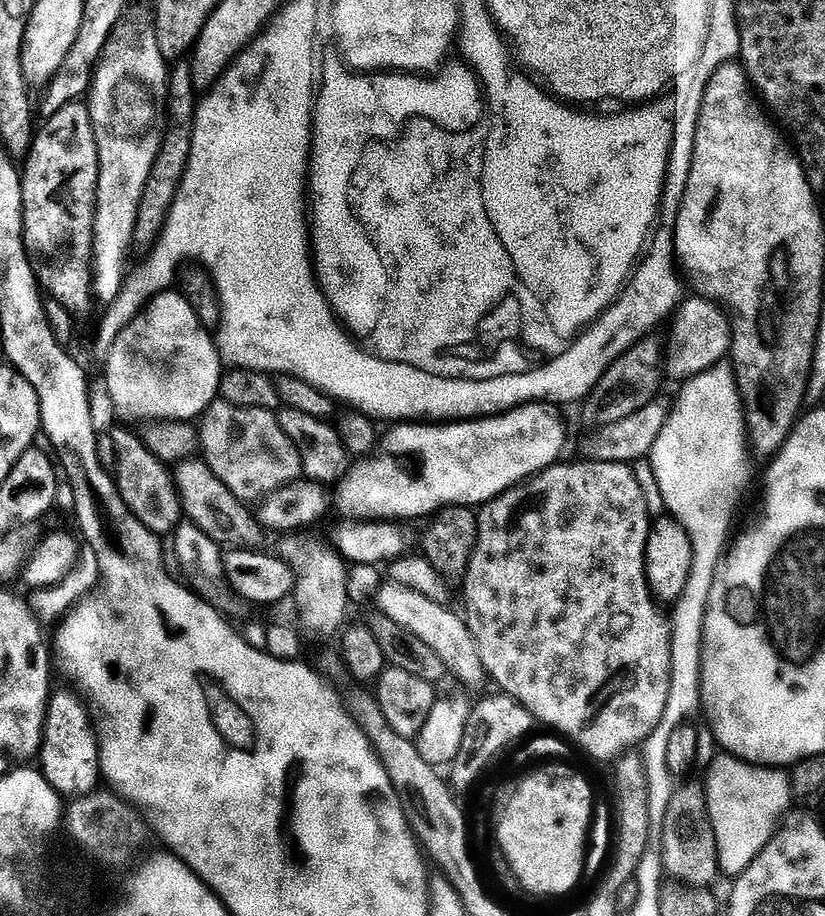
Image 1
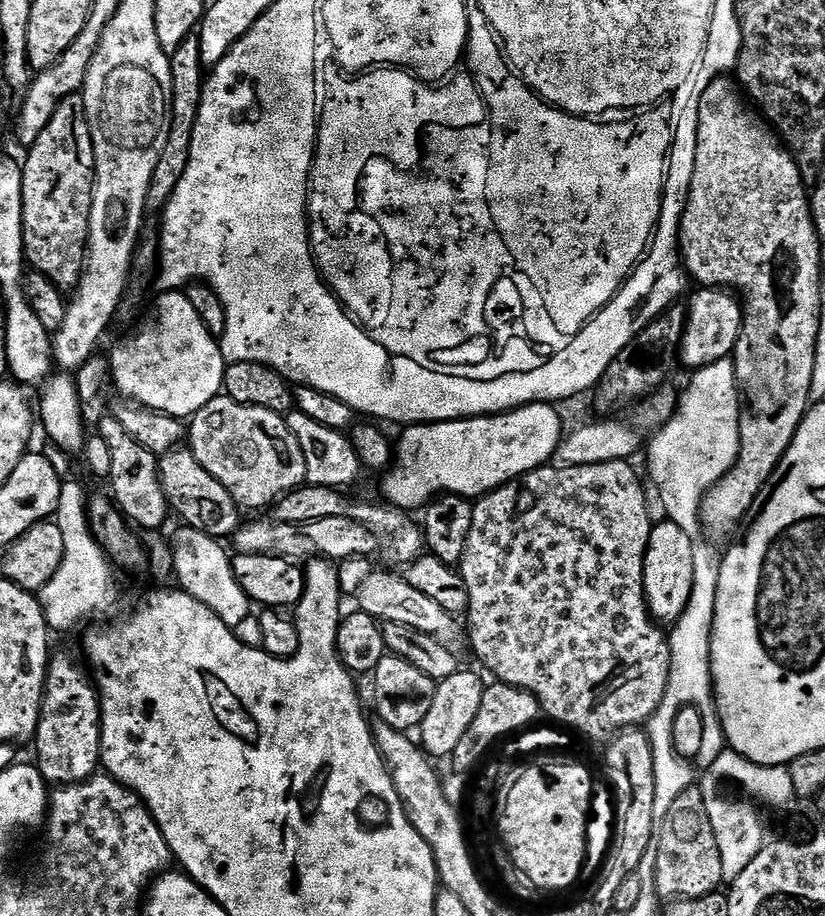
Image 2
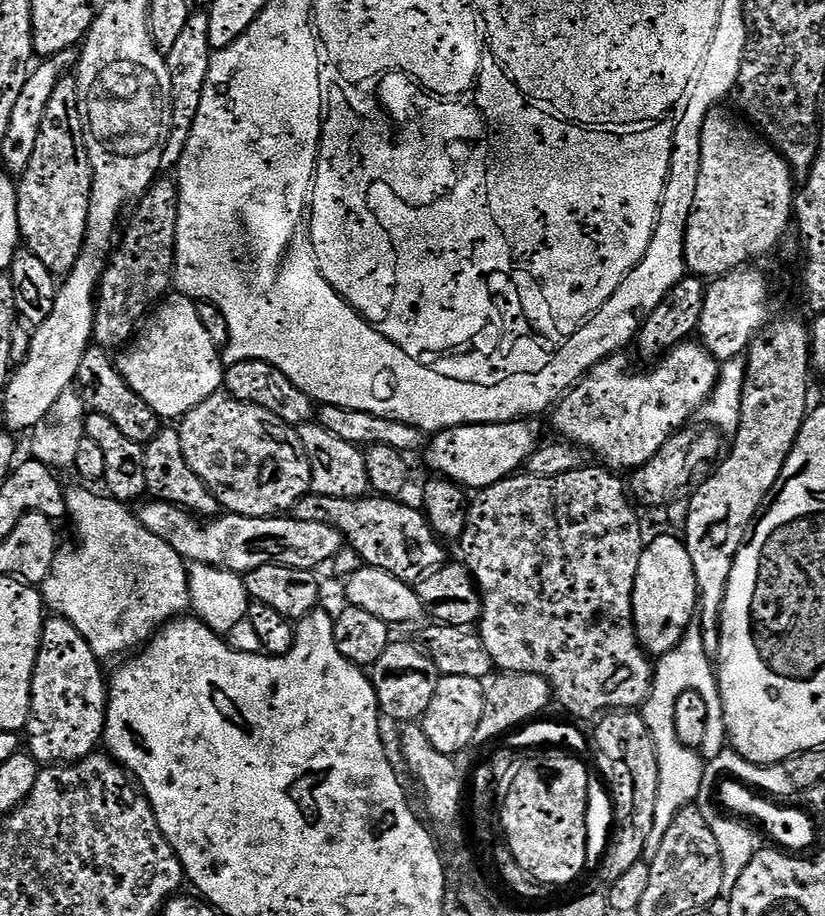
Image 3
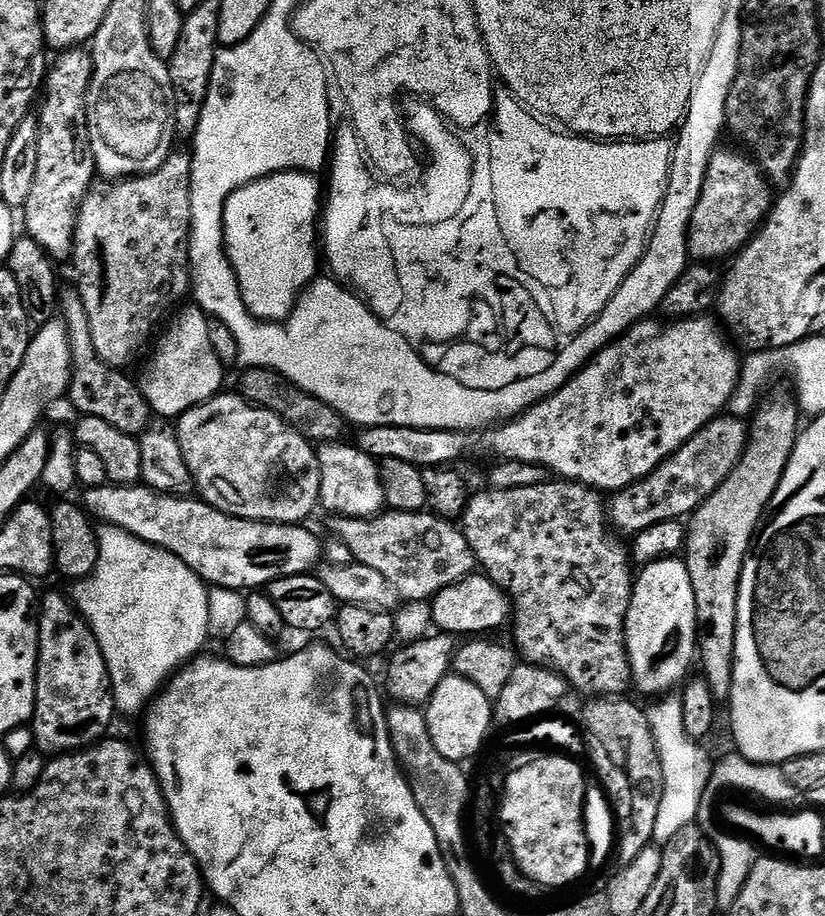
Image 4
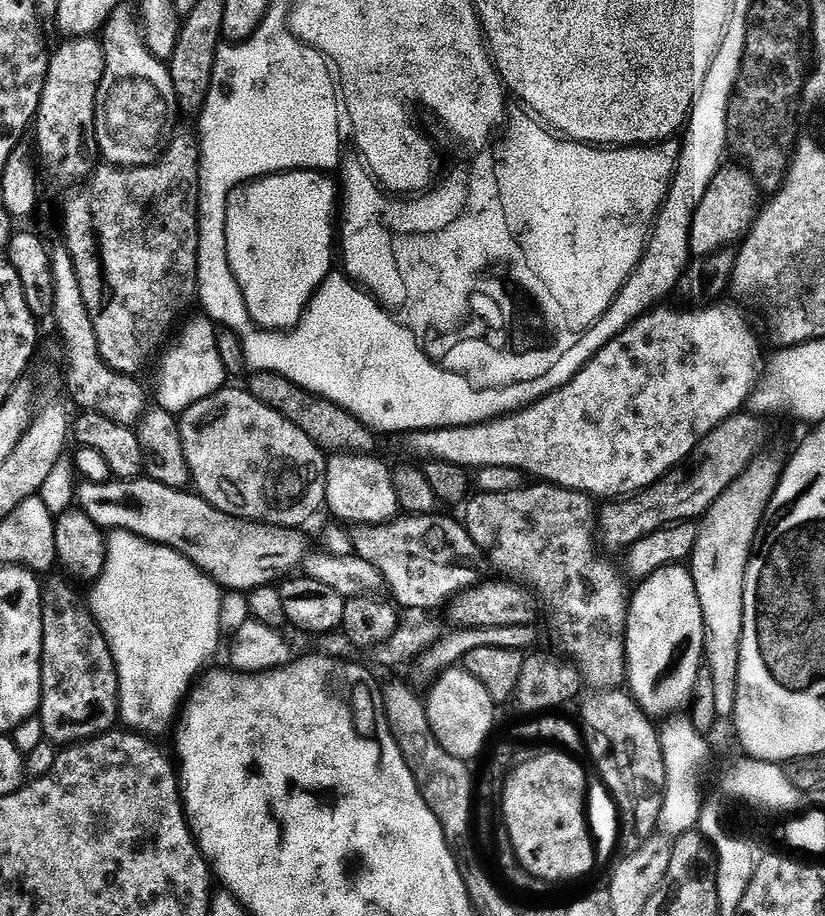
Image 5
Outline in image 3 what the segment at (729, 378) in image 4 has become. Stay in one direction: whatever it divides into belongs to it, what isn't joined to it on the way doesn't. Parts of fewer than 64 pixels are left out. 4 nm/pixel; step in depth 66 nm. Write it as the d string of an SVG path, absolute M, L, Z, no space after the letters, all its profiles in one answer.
M699 342L679 343L671 349L670 354L660 360L661 364L653 372L627 372L622 365L615 364L613 360L608 358L599 363L555 405L551 413L552 424L565 436L563 439L569 445L587 450L592 456L594 454L598 459L605 460L600 462L607 465L609 469L635 470L653 460L675 437L672 435L679 428L686 427L688 419L704 408L721 379L721 365Z

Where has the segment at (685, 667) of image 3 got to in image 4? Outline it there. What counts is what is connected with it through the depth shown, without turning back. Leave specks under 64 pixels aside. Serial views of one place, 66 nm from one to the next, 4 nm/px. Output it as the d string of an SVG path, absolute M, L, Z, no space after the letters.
M672 694L667 697L667 700L672 706L672 716L654 712L649 715L648 720L655 736L656 749L659 750L664 774L664 792L653 832L653 841L660 846L667 844L678 831L697 819L699 805L714 767L713 759L710 760L709 754L702 748L704 746L694 741L686 732L681 697Z

